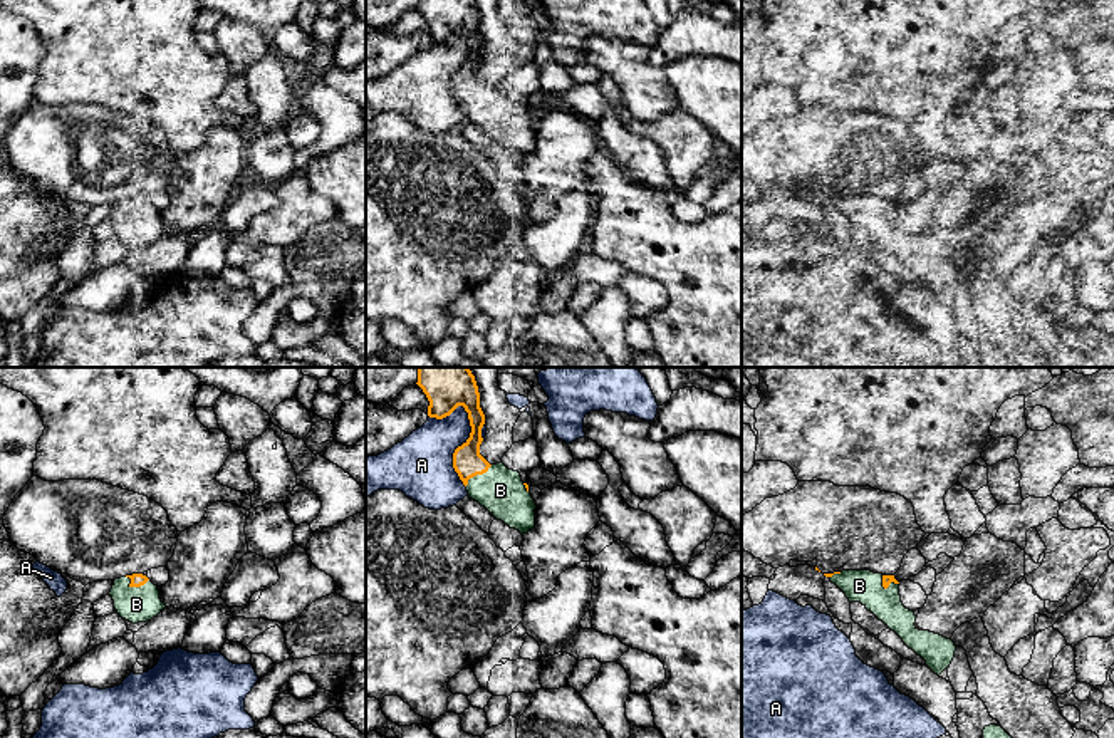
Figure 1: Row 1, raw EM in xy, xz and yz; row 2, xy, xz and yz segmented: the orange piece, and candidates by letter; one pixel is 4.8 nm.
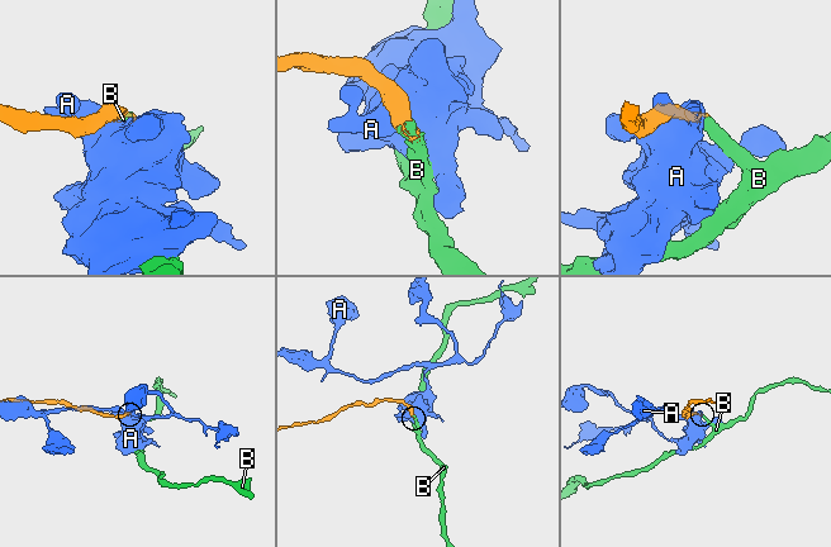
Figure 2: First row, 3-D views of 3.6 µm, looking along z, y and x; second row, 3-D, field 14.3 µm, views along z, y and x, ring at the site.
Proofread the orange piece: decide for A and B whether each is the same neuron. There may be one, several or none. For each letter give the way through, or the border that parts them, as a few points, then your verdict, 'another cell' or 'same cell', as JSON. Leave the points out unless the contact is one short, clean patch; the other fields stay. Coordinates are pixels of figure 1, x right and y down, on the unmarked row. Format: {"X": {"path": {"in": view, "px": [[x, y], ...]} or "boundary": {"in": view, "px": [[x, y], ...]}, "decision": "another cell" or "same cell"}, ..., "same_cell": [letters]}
{"A": {"decision": "another cell"}, "B": {"decision": "same cell"}, "same_cell": ["B"]}

